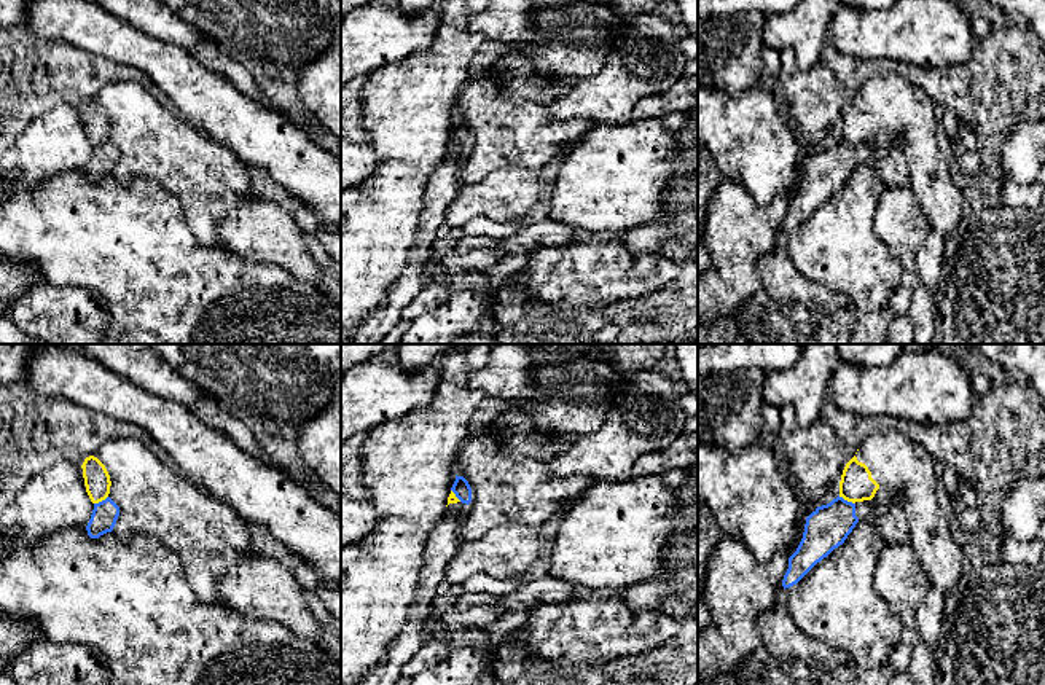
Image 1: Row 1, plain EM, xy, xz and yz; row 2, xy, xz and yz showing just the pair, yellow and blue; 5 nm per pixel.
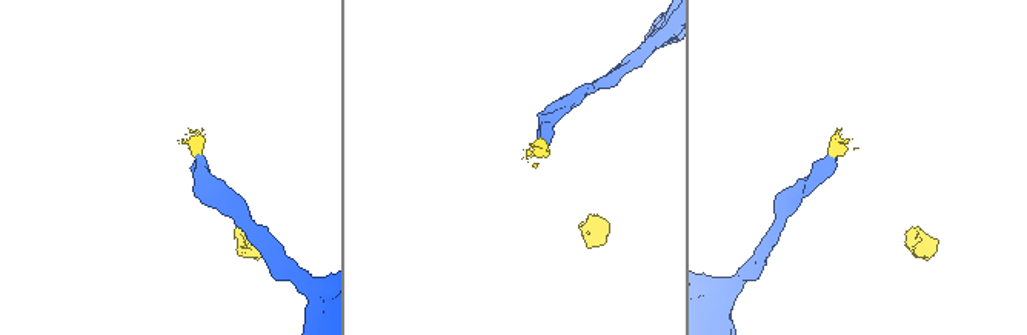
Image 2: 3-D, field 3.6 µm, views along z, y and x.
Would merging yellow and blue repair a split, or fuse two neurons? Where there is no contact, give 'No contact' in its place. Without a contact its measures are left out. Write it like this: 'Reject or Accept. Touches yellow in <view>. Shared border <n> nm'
Reject. Touches yellow in yz. Shared border 100 nm

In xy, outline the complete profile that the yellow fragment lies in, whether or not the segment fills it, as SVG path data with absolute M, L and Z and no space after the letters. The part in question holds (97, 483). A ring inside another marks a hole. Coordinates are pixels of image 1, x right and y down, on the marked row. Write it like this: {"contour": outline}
{"contour": "M94 456L84 459L83 465L83 478L86 492L92 503L99 503L105 500L110 494L110 475L105 465Z"}

